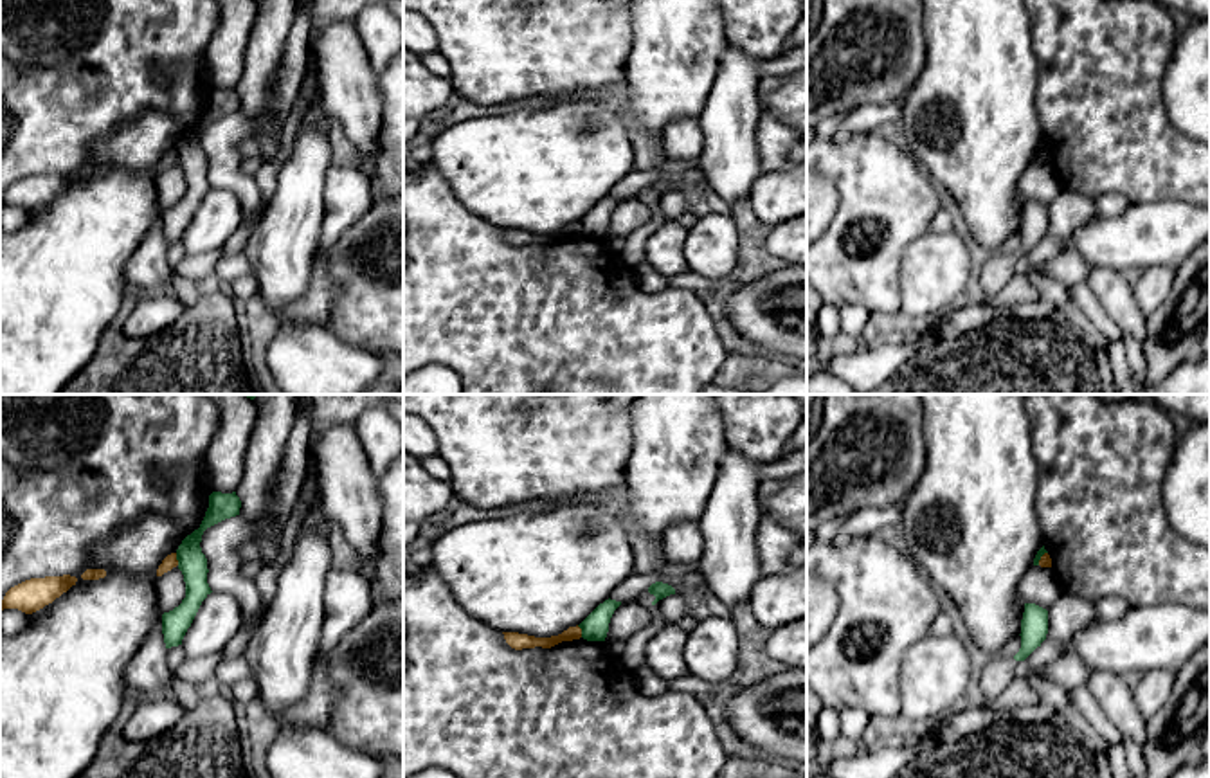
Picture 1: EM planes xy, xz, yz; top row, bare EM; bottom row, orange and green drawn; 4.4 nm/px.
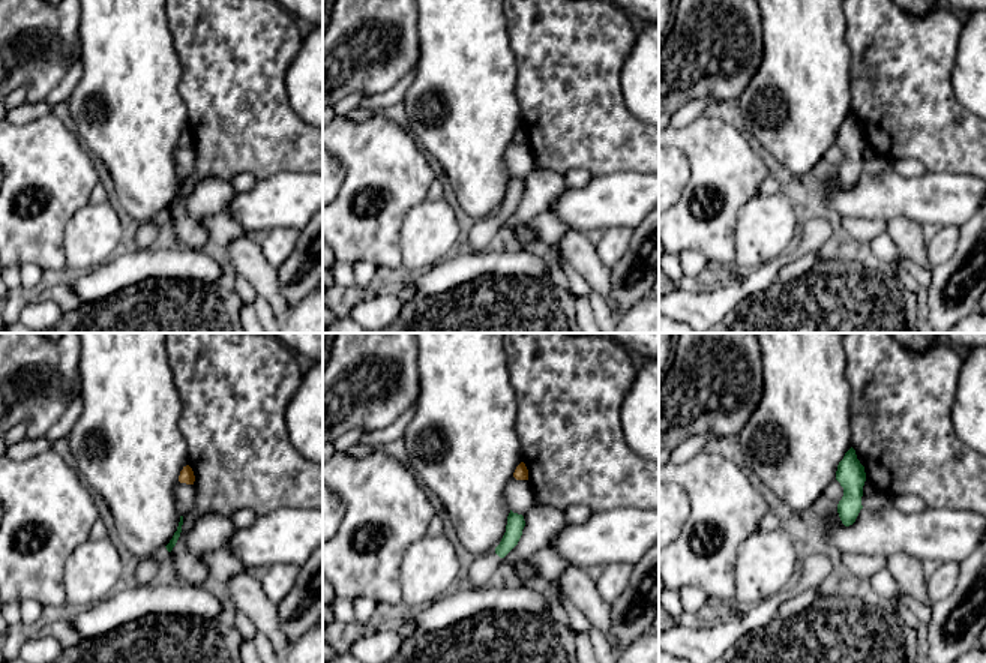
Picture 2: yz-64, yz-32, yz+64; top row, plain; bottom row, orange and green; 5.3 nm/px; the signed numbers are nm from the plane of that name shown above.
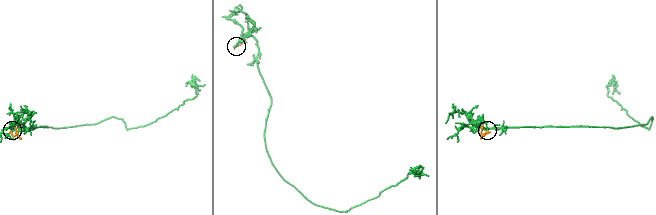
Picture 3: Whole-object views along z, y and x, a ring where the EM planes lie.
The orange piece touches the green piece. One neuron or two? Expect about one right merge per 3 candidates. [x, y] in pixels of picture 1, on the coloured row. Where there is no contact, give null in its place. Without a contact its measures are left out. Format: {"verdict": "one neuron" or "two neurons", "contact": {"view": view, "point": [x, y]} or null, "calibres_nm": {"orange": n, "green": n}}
{"verdict": "two neurons", "contact": {"view": "xy", "point": [175, 559]}, "calibres_nm": {"orange": 60, "green": 130}}

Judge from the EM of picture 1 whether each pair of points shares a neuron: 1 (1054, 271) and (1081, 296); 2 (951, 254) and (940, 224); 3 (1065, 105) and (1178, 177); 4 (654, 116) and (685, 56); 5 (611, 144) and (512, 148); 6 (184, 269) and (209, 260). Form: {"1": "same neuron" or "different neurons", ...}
{"1": "different neurons", "2": "different neurons", "3": "same neuron", "4": "same neuron", "5": "same neuron", "6": "same neuron"}

